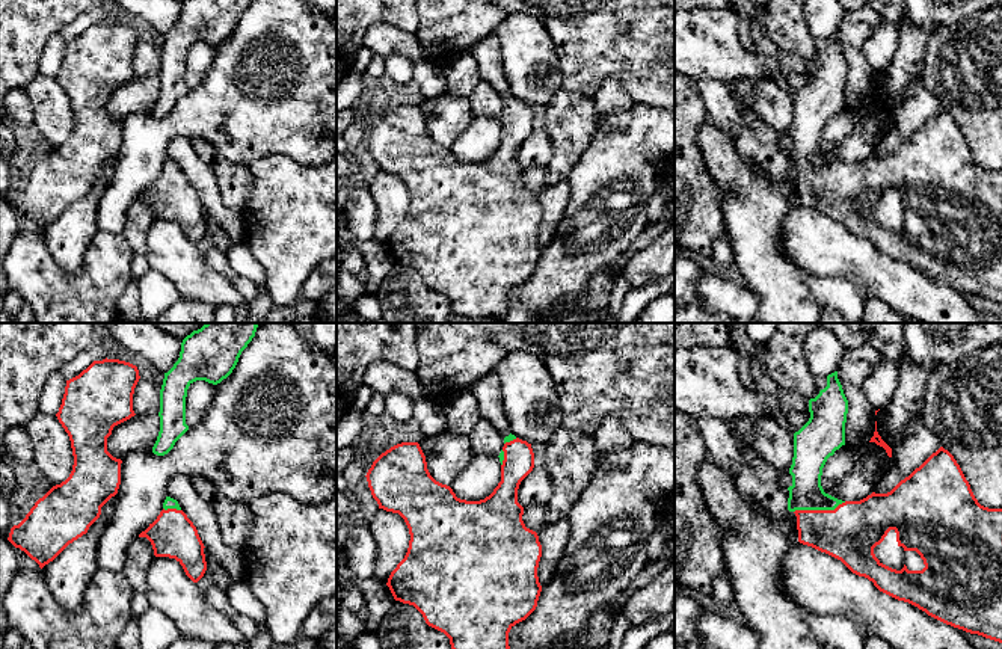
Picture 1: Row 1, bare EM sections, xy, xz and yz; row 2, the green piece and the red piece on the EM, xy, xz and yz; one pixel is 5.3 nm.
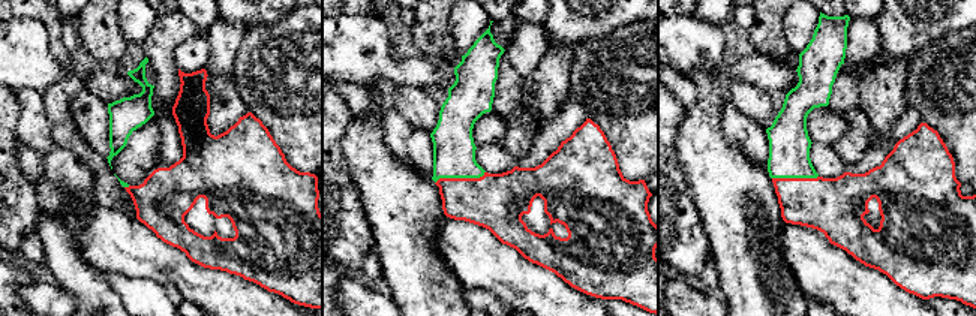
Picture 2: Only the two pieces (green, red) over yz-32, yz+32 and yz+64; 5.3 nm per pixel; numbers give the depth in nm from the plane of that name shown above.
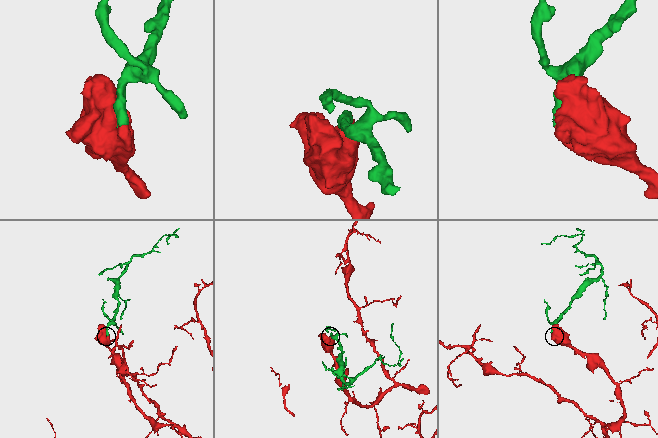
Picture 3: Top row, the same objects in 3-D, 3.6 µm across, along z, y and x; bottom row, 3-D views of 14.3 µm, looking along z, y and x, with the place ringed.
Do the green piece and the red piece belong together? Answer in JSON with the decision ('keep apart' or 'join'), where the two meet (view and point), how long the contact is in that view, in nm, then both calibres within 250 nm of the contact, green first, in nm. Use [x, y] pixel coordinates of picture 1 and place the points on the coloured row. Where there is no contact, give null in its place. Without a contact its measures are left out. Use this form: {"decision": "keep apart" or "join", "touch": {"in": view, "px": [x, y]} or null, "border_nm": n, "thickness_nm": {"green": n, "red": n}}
{"decision": "join", "touch": {"in": "yz", "px": [820, 509]}, "border_nm": 280, "thickness_nm": {"green": 180, "red": 300}}

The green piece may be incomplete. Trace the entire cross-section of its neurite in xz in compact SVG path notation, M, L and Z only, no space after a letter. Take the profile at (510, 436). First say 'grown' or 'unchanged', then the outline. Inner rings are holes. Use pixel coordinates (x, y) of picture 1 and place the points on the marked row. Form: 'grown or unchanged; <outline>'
grown; M510 433L504 438L498 457L501 481L480 501L460 500L450 486L436 481L427 469L418 442L391 447L373 462L365 475L379 509L398 513L410 534L407 552L391 572L386 586L395 601L413 605L429 626L444 632L450 638L451 649L510 649L510 629L536 610L542 592L537 577L542 545L537 533L525 527L524 507L518 503L519 484L534 468L531 444Z

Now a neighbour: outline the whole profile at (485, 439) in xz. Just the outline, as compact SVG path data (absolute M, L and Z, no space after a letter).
M480 418L468 439L475 456L499 456L504 447L504 435L499 433L487 420Z

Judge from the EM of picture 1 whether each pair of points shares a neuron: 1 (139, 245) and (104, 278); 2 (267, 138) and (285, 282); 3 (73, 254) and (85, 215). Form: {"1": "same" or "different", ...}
{"1": "different", "2": "different", "3": "same"}

